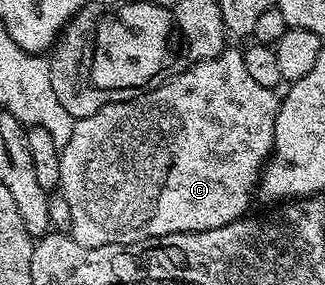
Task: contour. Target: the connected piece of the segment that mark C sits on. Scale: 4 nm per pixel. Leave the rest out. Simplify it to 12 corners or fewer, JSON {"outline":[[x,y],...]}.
{"outline":[[242,50],[76,119],[86,247],[248,214],[281,99]]}

